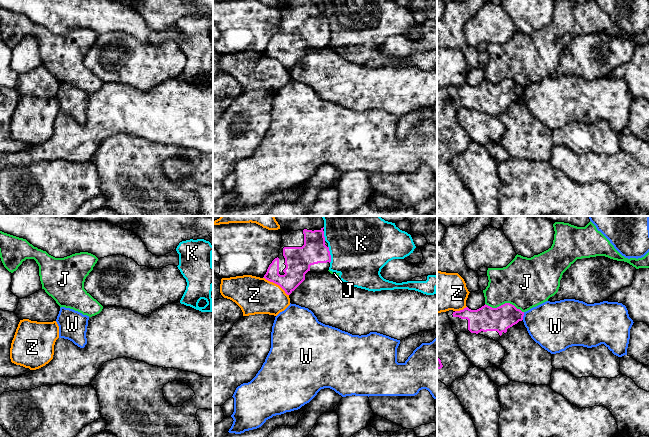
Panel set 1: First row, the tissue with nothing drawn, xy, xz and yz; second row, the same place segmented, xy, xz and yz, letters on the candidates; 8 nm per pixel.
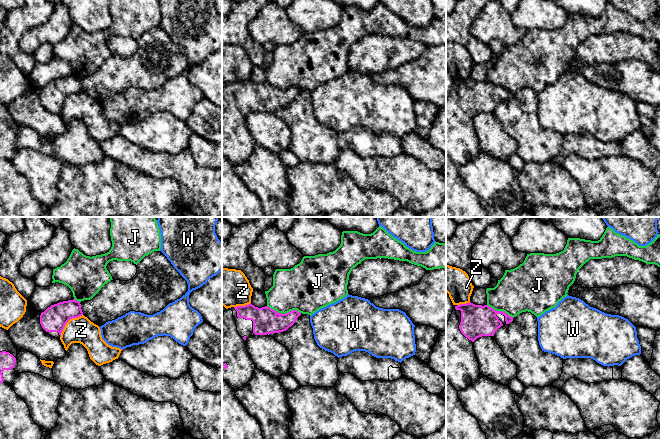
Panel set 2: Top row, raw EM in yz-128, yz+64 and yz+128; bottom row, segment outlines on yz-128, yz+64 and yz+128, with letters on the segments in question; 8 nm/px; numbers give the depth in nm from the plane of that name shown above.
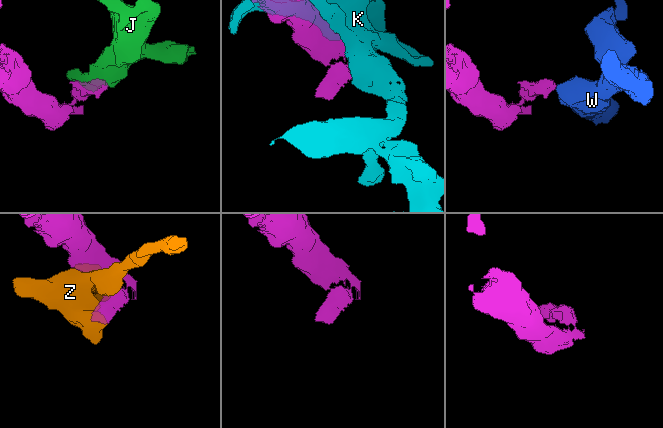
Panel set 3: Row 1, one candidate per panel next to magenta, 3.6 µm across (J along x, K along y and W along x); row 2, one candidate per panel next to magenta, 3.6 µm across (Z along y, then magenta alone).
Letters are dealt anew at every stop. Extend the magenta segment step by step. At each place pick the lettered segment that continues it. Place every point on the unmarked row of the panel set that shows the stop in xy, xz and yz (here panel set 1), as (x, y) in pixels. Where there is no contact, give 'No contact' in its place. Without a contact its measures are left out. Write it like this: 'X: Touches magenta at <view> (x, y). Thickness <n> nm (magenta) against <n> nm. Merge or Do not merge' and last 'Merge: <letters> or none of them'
J: Touches magenta at yz (504, 80). Thickness 200 nm (magenta) against 400 nm. Do not merge
K: Touches magenta at xz (329, 30). Thickness 200 nm (magenta) against 460 nm. Do not merge
W: Touches magenta at yz (523, 91). Thickness 200 nm (magenta) against 380 nm. Do not merge
Z: Touches magenta at xz (276, 59). Thickness 200 nm (magenta) against 300 nm. Do not merge
Merge: none of them

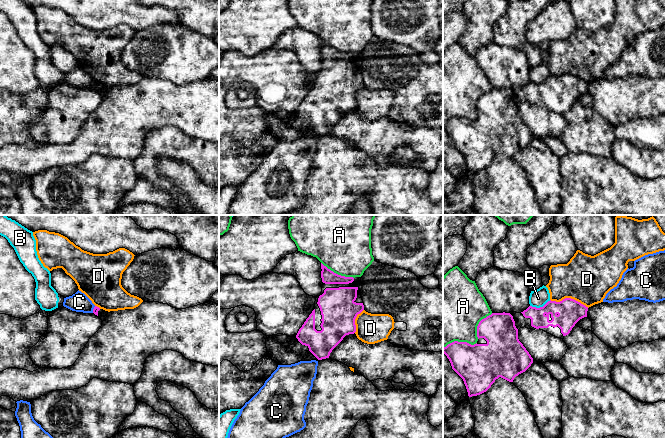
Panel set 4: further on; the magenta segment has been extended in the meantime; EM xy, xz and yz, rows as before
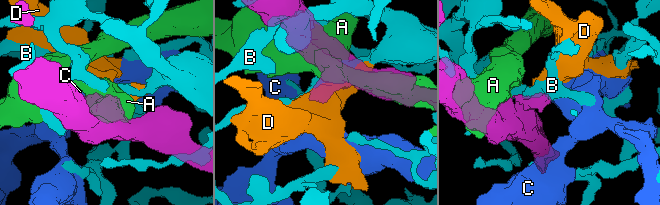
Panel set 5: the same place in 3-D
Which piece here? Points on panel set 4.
A: Touches magenta at yz (459, 118). Thickness 340 nm (magenta) against 460 nm. Do not merge
B: Touches magenta at yz (540, 83). Thickness 200 nm (magenta) against 140 nm. Do not merge
C: Touches magenta at xy (93, 85). Thickness 50 nm (magenta) against 160 nm. Do not merge
D: Touches magenta at yz (569, 74). Thickness 200 nm (magenta) against 380 nm. Do not merge
Merge: none of them

